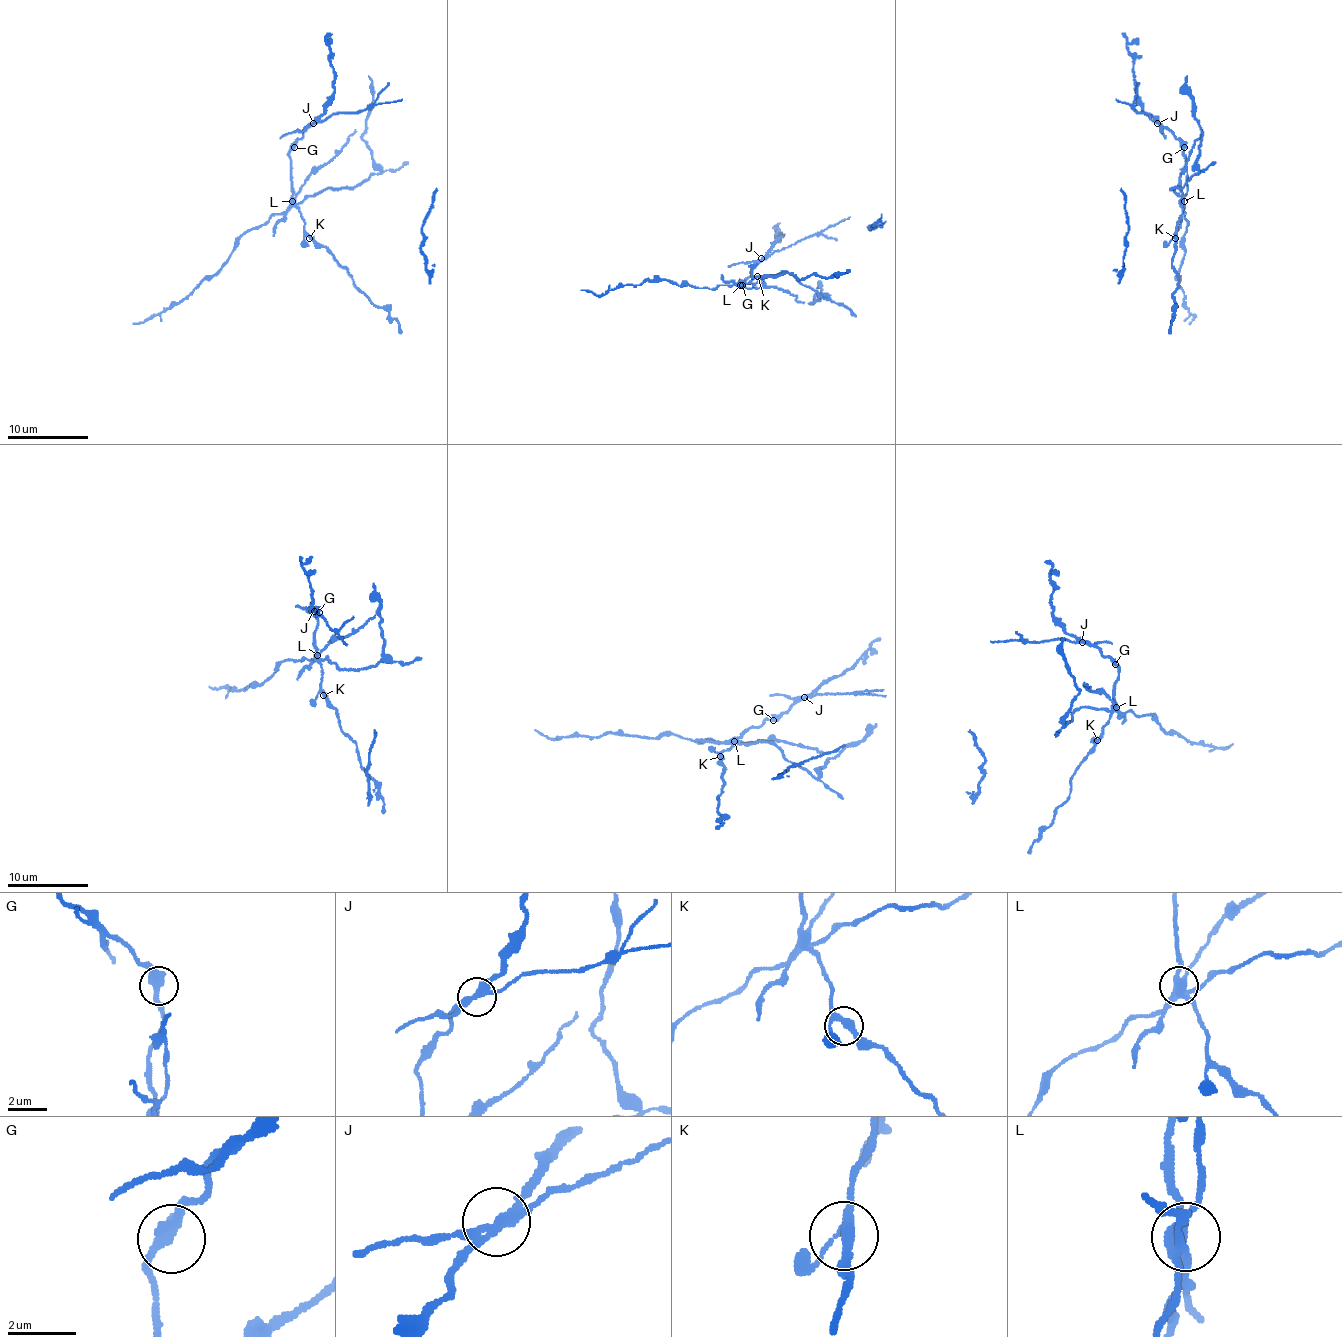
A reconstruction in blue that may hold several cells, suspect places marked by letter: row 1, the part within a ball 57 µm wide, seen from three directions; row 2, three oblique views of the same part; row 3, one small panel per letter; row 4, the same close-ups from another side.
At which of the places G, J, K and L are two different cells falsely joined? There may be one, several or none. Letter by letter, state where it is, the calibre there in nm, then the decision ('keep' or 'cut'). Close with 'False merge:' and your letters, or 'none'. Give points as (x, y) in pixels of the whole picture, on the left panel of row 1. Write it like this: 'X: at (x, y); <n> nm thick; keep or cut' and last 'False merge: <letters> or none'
G: at (294, 147); 400 nm thick; keep
J: at (313, 123); 280 nm thick; cut
K: at (309, 238); 240 nm thick; keep
L: at (292, 201); 340 nm thick; cut
False merge: J, L

